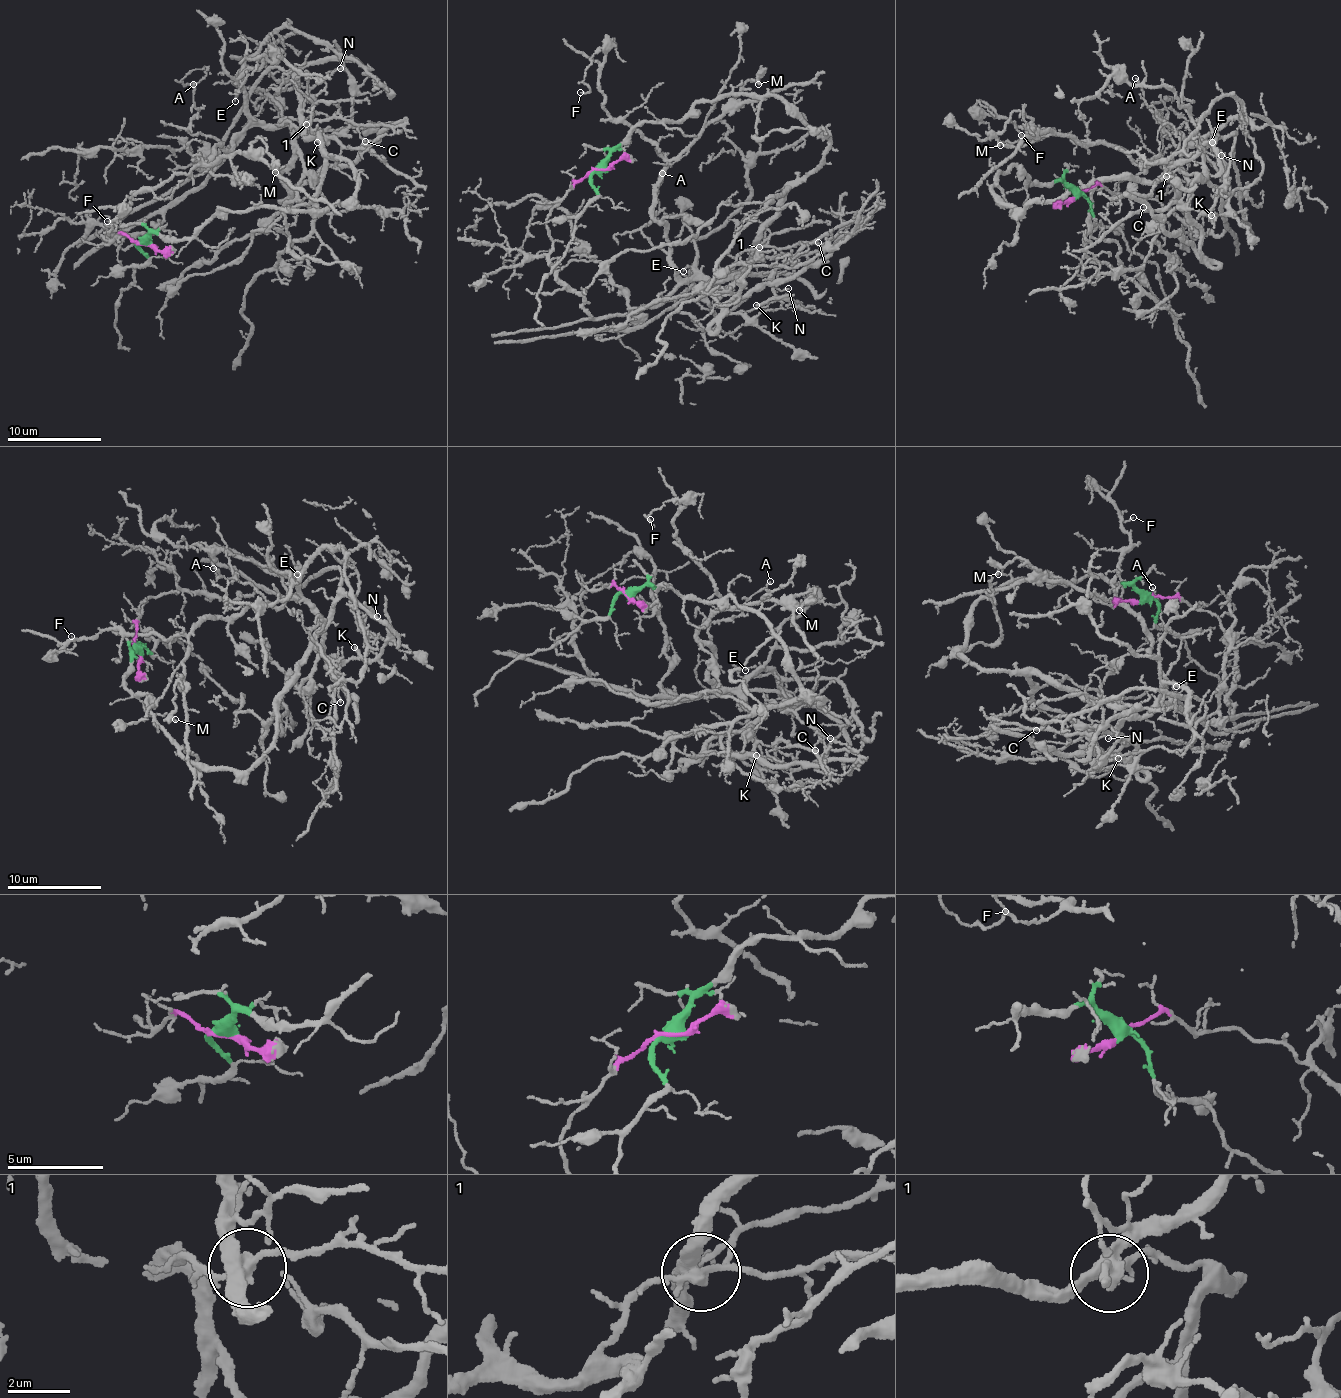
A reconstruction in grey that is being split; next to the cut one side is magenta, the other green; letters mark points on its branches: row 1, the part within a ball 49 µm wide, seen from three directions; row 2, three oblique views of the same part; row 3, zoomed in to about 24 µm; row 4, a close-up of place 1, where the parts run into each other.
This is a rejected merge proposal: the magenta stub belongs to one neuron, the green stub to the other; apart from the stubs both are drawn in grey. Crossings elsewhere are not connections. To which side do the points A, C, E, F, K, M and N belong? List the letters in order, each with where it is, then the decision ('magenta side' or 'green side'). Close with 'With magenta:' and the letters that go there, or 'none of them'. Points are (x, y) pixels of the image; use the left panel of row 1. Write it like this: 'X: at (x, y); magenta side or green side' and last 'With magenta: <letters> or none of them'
A: at (193, 84); magenta side
C: at (365, 141); magenta side
E: at (235, 101); magenta side
F: at (107, 221); magenta side
K: at (317, 142); magenta side
M: at (275, 172); magenta side
N: at (340, 68); magenta side
With magenta: A, C, E, F, K, M, N

